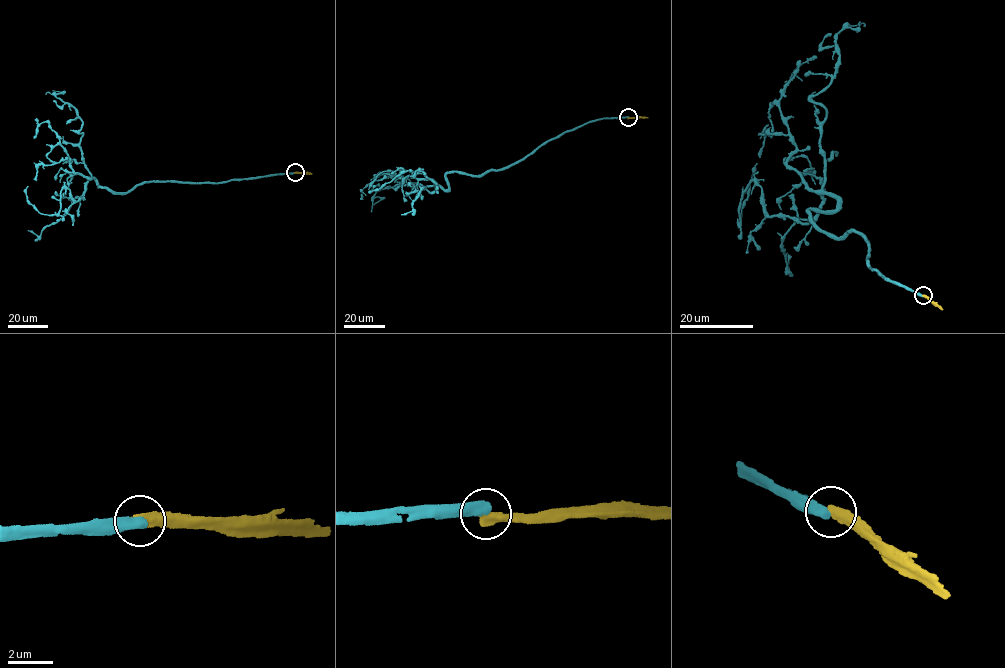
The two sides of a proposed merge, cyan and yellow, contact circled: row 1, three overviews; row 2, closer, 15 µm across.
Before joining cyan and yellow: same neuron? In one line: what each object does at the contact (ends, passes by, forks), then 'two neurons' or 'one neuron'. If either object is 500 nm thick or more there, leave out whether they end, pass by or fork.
cyan ends; yellow ends; two neurons

